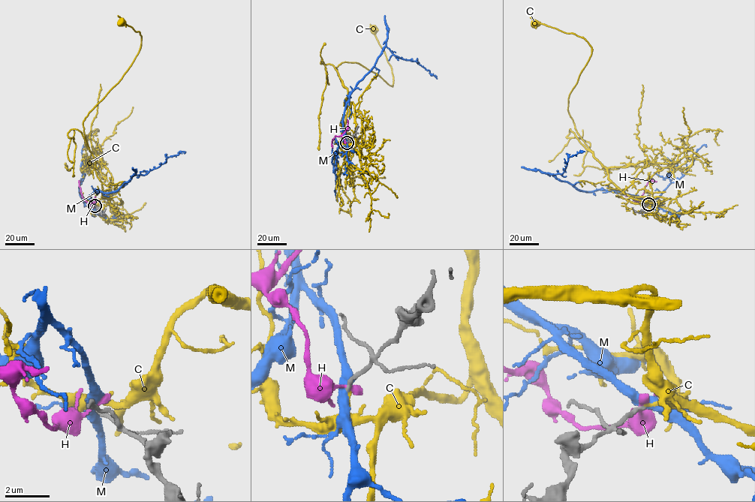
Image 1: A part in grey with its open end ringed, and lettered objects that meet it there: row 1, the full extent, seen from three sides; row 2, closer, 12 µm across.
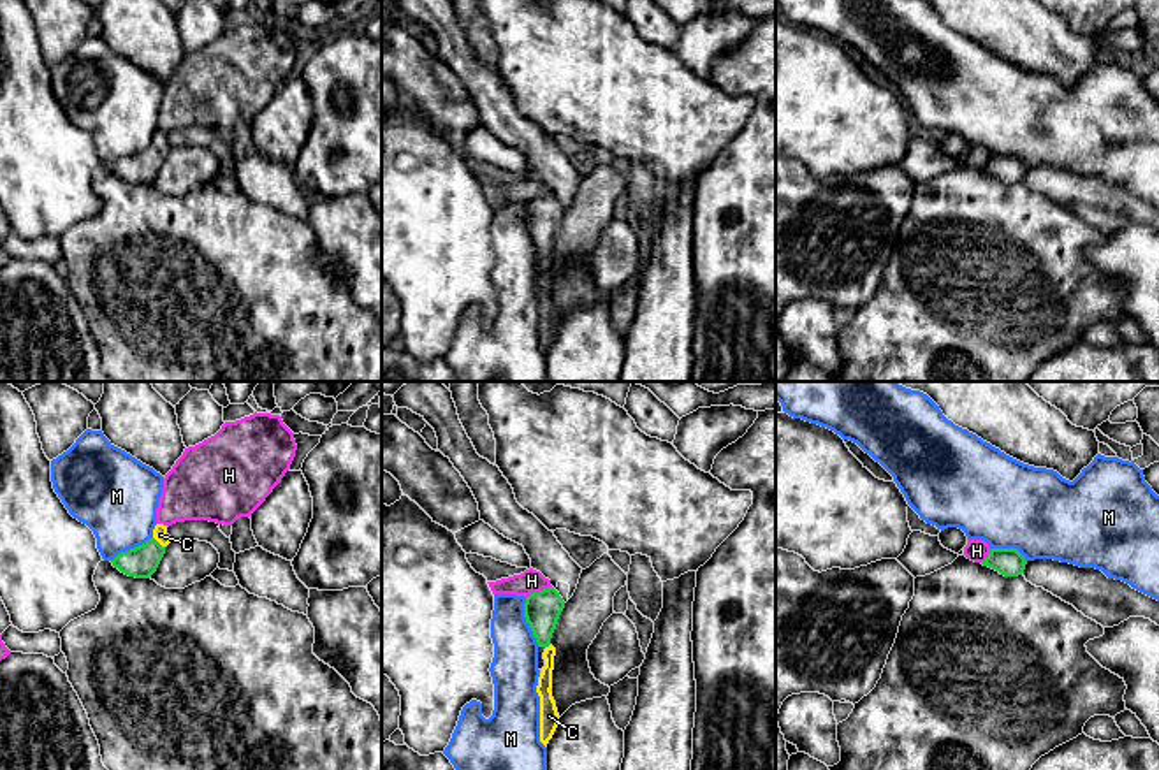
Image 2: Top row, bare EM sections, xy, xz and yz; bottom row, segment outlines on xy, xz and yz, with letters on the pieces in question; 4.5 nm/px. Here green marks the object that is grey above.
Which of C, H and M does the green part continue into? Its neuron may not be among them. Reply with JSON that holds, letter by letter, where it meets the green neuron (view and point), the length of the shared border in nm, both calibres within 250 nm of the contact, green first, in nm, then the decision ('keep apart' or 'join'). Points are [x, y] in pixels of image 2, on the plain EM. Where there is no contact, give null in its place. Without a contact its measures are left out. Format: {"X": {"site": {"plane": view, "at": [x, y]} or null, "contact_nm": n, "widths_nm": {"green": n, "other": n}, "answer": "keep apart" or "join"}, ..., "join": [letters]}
{"C": {"site": {"plane": "xy", "at": [157, 148]}, "contact_nm": 80, "widths_nm": {"green": 140, "other": 70}, "answer": "join"}, "H": {"site": {"plane": "xz", "at": [539, 197]}, "contact_nm": 130, "widths_nm": {"green": 170, "other": 110}, "answer": "keep apart"}, "M": {"site": {"plane": "xz", "at": [526, 227]}, "contact_nm": 240, "widths_nm": {"green": 170, "other": 220}, "answer": "keep apart"}, "join": ["C"]}

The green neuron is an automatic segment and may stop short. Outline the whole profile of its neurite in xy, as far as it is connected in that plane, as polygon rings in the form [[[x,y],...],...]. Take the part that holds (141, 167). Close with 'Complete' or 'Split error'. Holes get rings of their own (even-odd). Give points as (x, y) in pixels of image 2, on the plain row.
[[[157,130],[153,142],[146,149],[118,160],[111,169],[128,183],[149,185],[157,178],[169,149],[167,132]]]. Split error

